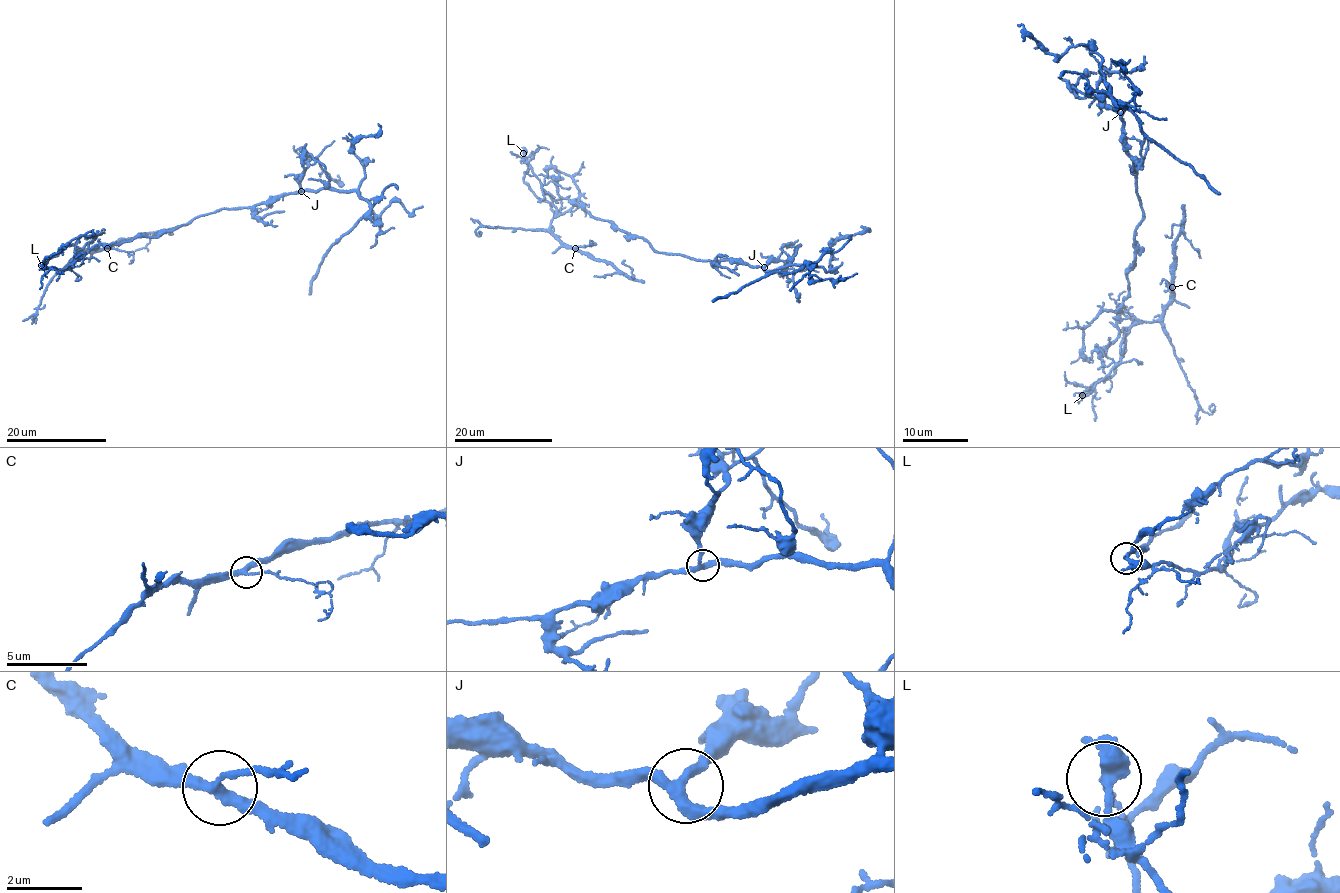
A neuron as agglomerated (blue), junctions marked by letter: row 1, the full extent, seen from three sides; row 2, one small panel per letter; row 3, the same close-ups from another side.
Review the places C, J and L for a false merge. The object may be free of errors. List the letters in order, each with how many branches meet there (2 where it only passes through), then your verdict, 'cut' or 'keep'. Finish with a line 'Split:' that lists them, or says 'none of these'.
C: 3 | keep
J: 3 | keep
L: 3 | cut
Split: L

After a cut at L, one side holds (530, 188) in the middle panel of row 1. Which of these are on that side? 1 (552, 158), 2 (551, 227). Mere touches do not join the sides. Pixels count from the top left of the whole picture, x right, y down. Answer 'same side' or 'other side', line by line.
1: other side
2: same side

